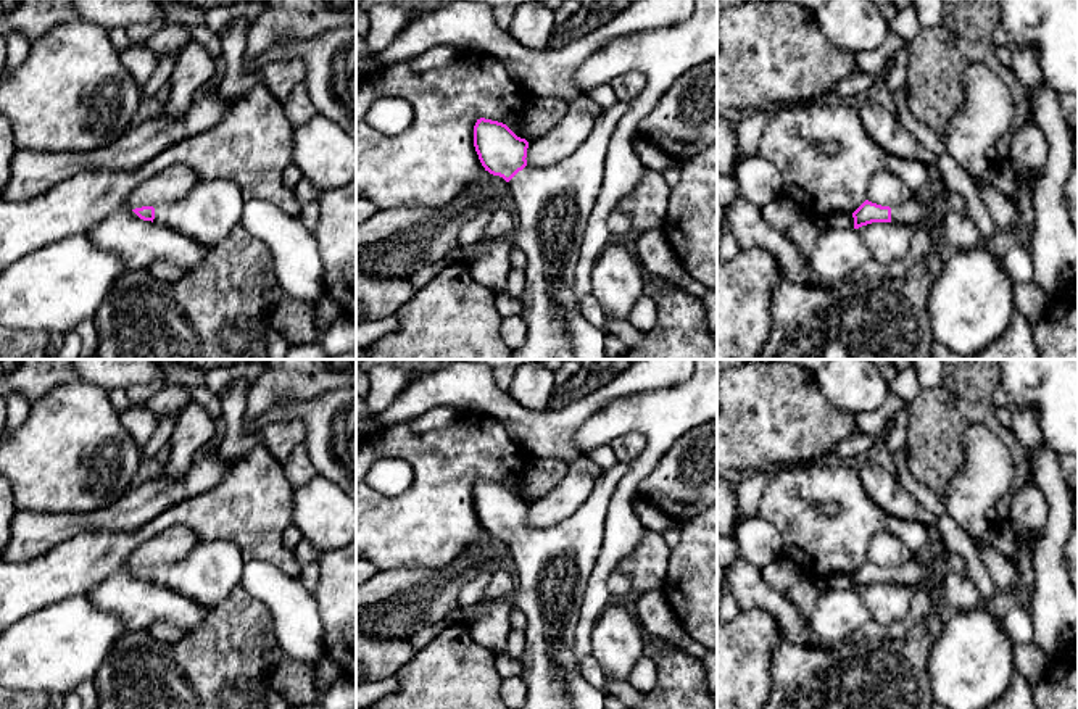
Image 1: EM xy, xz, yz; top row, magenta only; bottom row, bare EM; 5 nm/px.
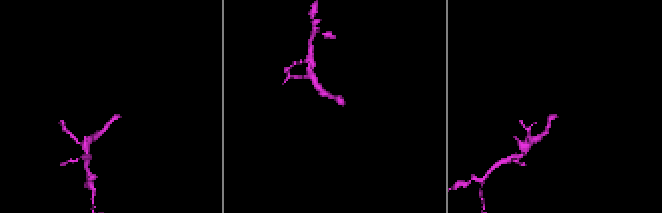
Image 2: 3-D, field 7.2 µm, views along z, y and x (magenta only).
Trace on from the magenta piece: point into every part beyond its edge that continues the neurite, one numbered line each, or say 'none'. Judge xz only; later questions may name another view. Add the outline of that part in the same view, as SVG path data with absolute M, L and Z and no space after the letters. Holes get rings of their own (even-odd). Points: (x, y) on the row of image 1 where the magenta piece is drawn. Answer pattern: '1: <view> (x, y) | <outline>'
1: xz (553, 203) | M624 102L603 110L591 134L572 155L546 168L525 166L509 180L509 195L517 205L512 242L527 256L525 287L519 296L527 338L508 359L575 359L566 314L575 308L575 267L588 218L603 187L609 140L627 110L628 103Z

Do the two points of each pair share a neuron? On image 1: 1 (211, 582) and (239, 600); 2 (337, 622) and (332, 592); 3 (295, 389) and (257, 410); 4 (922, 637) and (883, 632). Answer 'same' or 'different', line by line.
1: different
2: same
3: same
4: different

